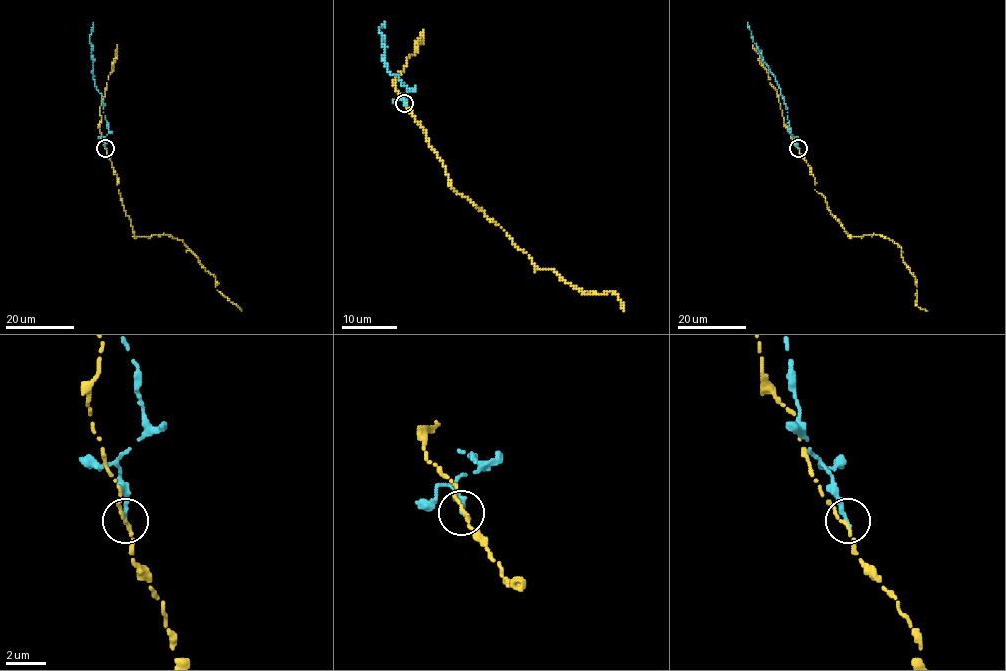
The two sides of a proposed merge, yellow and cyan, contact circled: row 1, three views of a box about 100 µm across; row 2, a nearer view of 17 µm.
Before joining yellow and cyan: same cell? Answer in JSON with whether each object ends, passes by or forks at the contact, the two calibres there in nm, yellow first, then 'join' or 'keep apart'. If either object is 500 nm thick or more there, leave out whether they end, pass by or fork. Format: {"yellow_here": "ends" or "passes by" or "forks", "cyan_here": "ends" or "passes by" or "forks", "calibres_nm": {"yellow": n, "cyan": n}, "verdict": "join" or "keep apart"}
{"yellow_here": "passes by", "cyan_here": "ends", "calibres_nm": {"yellow": 160, "cyan": 220}, "verdict": "keep apart"}

